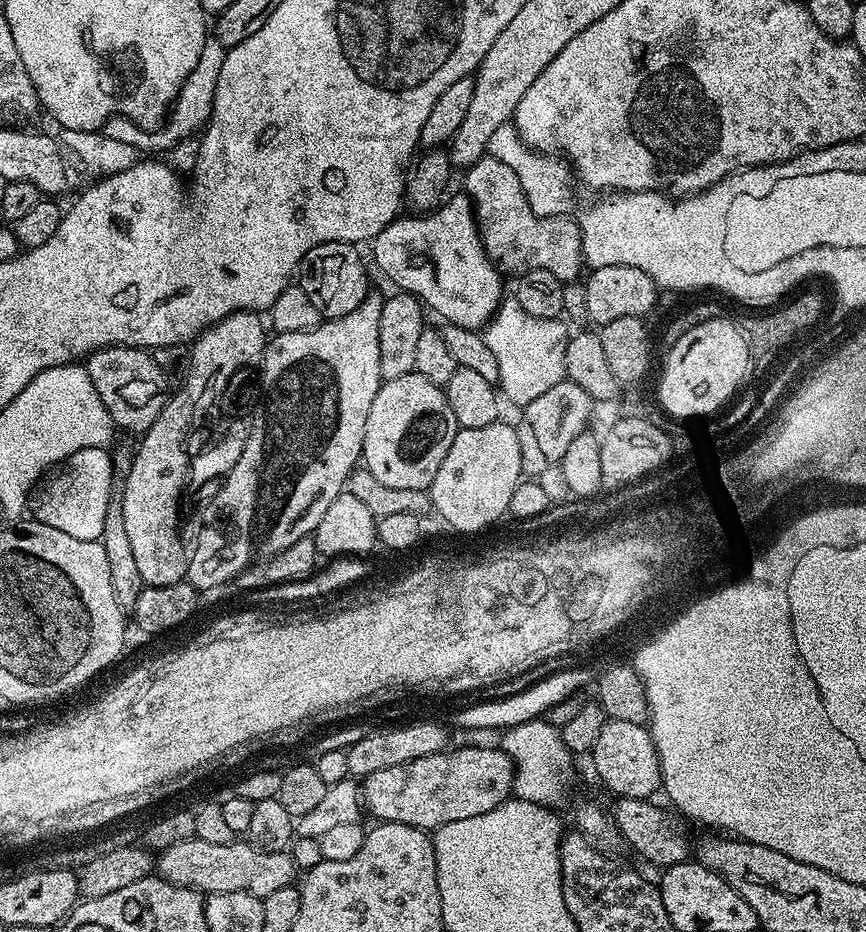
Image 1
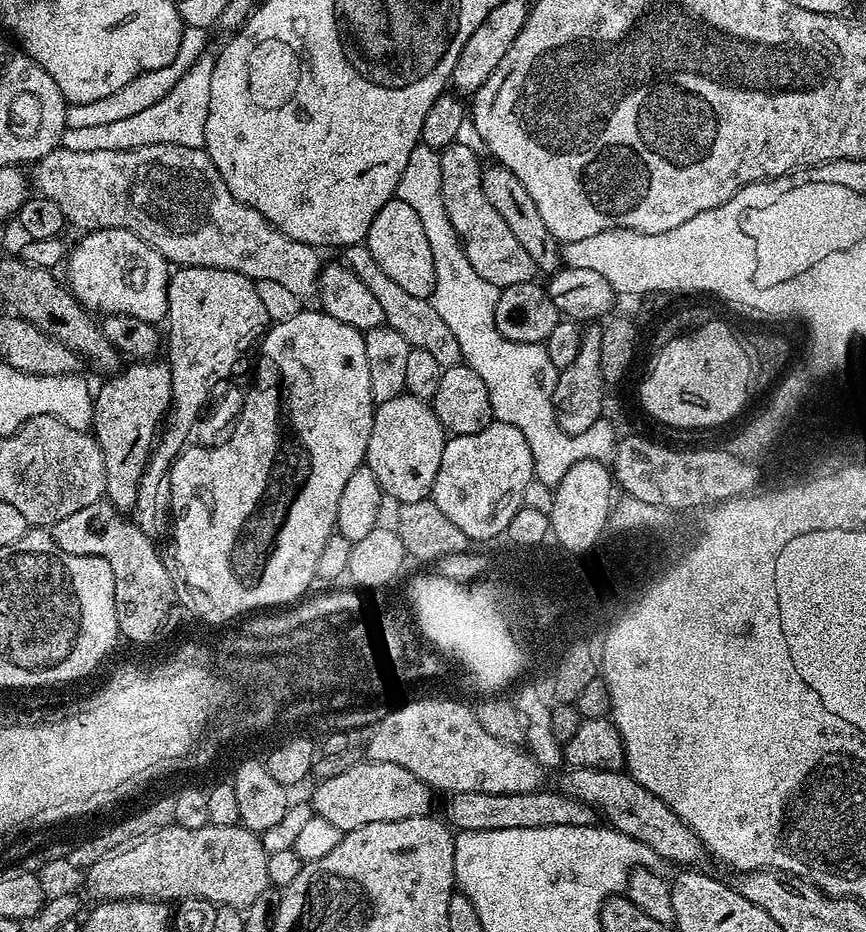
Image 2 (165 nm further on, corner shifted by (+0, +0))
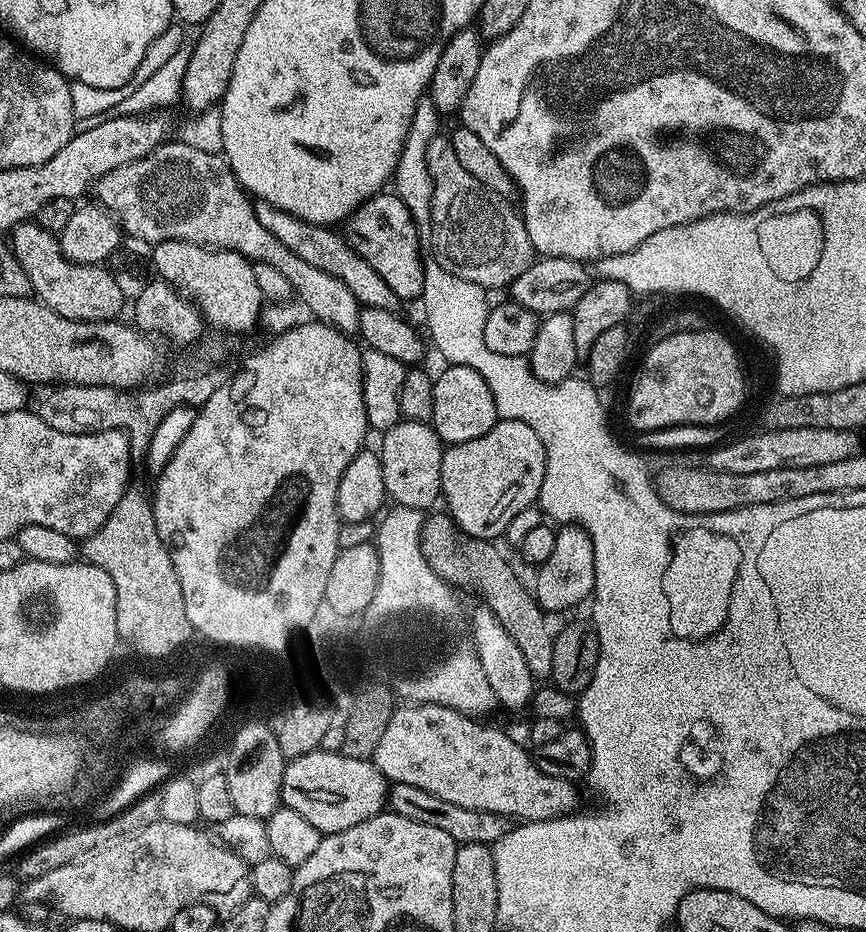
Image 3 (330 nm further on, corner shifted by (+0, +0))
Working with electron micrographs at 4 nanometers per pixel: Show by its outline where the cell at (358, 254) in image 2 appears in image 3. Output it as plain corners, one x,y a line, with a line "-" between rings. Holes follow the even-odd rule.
256,200
254,207
258,222
262,222
262,226
266,226
266,230
270,230
270,234
274,234
274,238
278,238
282,246
298,254
298,258
310,262
310,266
318,266
318,270
326,270
326,274
334,274
338,282
346,282
346,286
350,286
350,294
354,294
356,301
363,307
385,308
391,312
401,307
402,301
396,297
394,290
390,290
390,286
382,282
382,274
378,274
378,270
374,270
374,266
370,266
366,258
359,256
339,231
322,224
306,222
265,200

